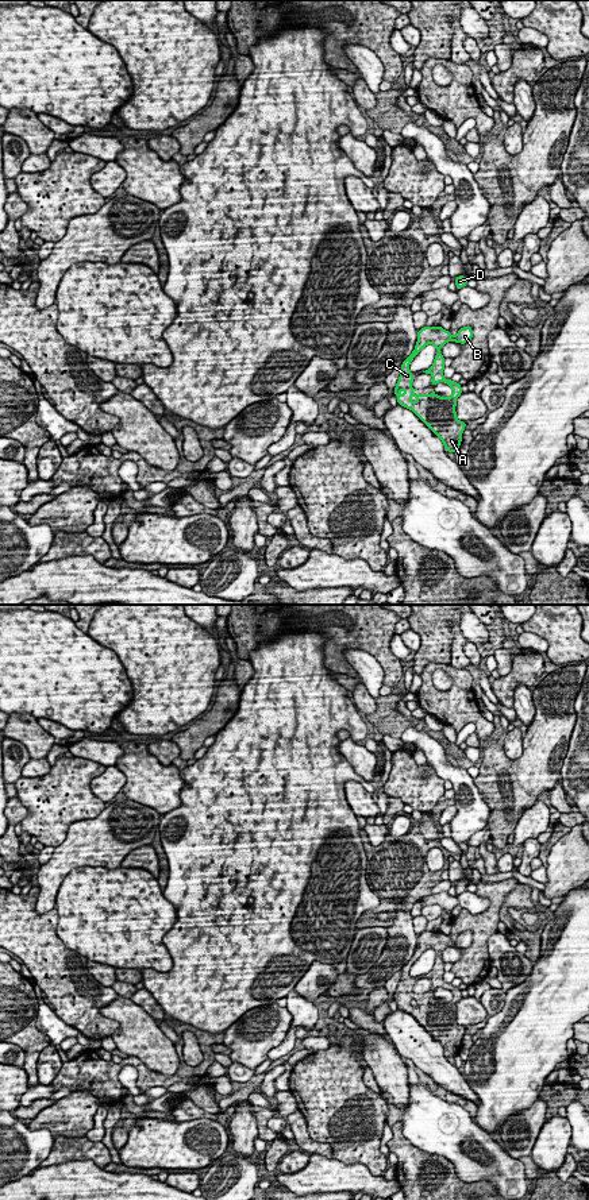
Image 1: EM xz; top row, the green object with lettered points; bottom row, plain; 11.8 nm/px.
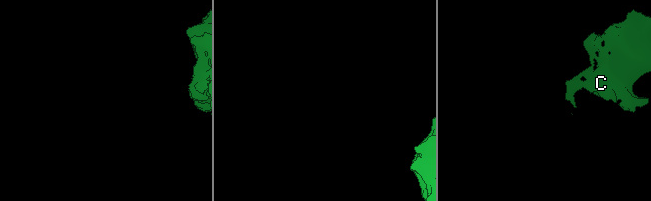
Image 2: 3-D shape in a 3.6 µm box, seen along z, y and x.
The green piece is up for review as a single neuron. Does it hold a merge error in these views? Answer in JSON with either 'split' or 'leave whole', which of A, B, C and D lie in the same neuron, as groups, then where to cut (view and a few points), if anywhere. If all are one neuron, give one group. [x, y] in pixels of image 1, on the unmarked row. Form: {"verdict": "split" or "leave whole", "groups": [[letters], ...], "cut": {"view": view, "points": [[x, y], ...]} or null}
{"verdict": "leave whole", "groups": [["A", "B", "C", "D"]], "cut": null}

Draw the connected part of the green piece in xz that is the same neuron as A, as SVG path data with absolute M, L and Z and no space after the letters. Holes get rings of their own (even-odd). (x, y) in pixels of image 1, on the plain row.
M440 930L423 931L417 935L415 954L401 968L401 979L393 993L397 1008L412 1015L443 1046L446 1057L453 1058L459 1054L462 1038L466 1033L466 1027L459 1026L455 1016L457 1003L462 999L462 991L443 980L443 973L446 971L440 953L447 946L466 949L471 942L473 934L470 930L461 933L455 941ZM427 949L434 949L438 957L432 971L423 977L434 980L431 991L438 987L449 989L453 993L450 1002L436 1000L434 993L431 999L420 1000L415 998L416 993L412 991L413 979L409 976L409 969Z

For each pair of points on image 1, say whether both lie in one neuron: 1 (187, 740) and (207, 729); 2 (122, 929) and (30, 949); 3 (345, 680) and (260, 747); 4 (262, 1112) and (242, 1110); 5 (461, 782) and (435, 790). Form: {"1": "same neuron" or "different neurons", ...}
{"1": "same neuron", "2": "different neurons", "3": "different neurons", "4": "different neurons", "5": "different neurons"}

